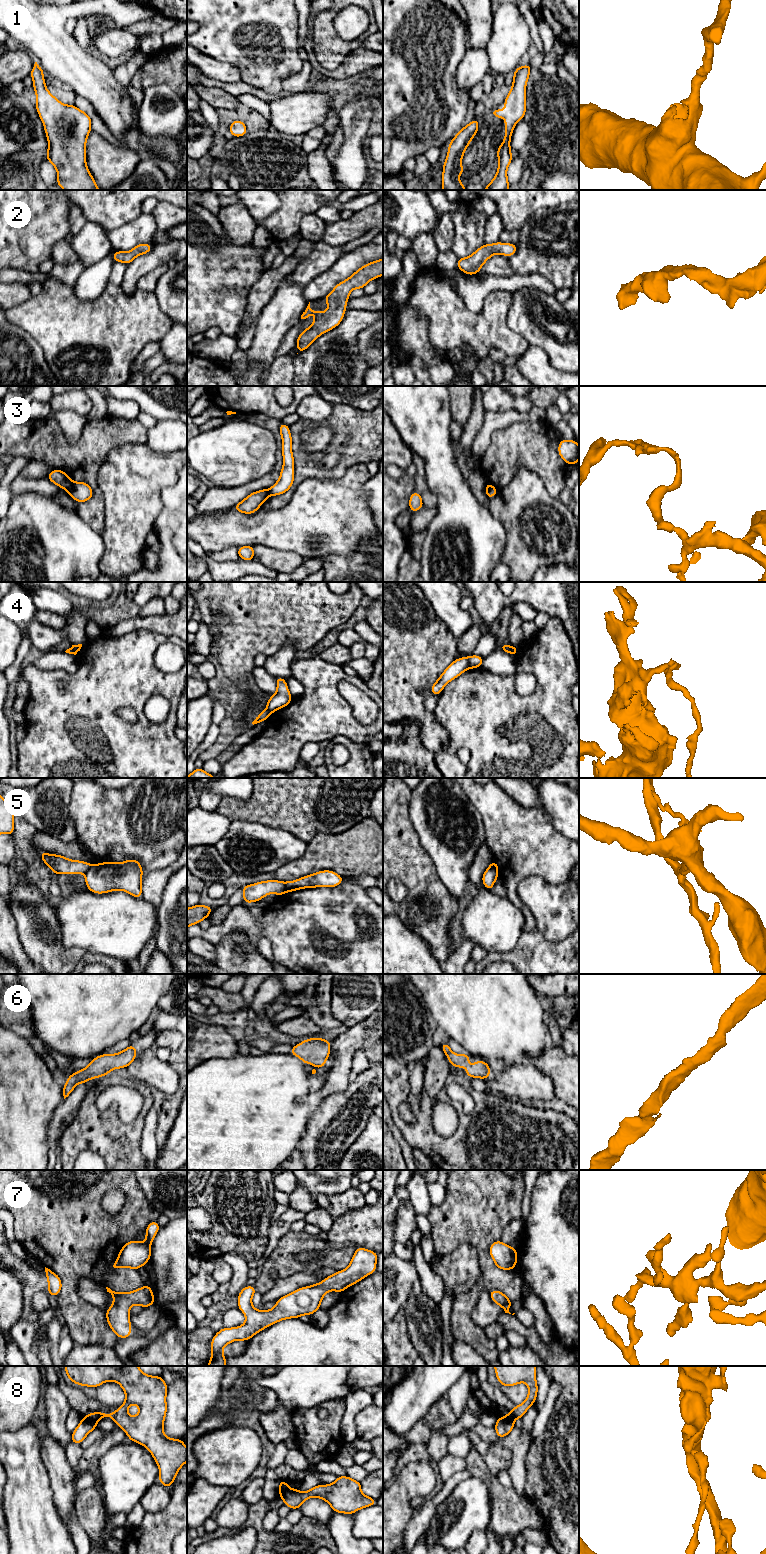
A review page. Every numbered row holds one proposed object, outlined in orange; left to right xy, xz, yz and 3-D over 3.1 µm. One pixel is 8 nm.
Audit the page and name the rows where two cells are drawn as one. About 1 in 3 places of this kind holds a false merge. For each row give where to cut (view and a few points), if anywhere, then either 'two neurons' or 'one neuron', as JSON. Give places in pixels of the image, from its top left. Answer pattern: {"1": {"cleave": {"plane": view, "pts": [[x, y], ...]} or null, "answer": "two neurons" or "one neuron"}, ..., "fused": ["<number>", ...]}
{"1": {"cleave": null, "answer": "one neuron"}, "2": {"cleave": null, "answer": "one neuron"}, "3": {"cleave": {"plane": "xy", "pts": [[74, 482], [68, 491]]}, "answer": "two neurons"}, "4": {"cleave": {"plane": "xz", "pts": [[266, 709], [270, 713]]}, "answer": "two neurons"}, "5": {"cleave": {"plane": "xz", "pts": [[284, 883], [286, 891]]}, "answer": "two neurons"}, "6": {"cleave": null, "answer": "one neuron"}, "7": {"cleave": null, "answer": "one neuron"}, "8": {"cleave": {"plane": "xz", "pts": [[289, 1488], [280, 1496]]}, "answer": "two neurons"}, "fused": ["3", "4", "5", "8"]}

